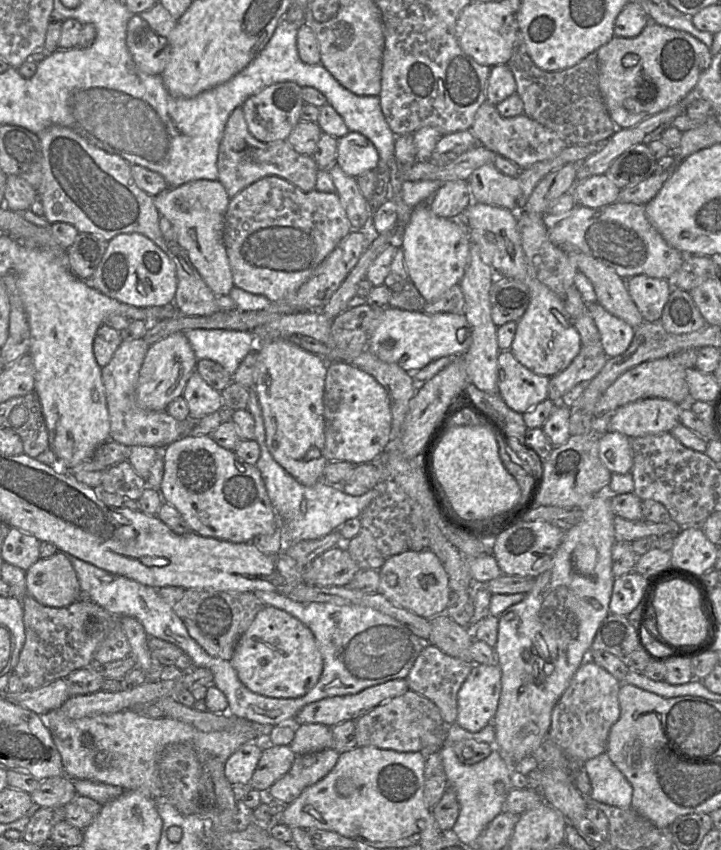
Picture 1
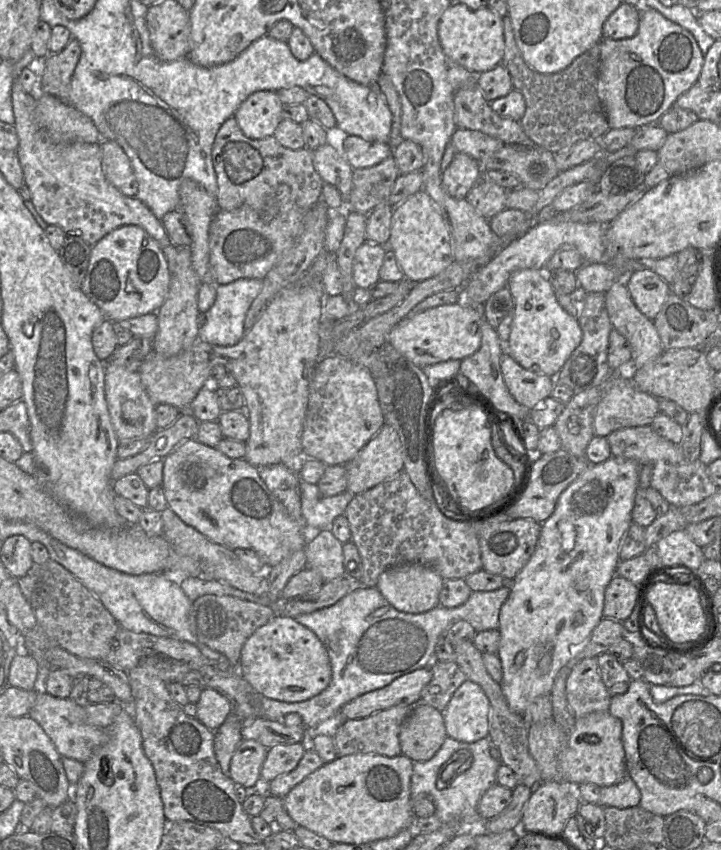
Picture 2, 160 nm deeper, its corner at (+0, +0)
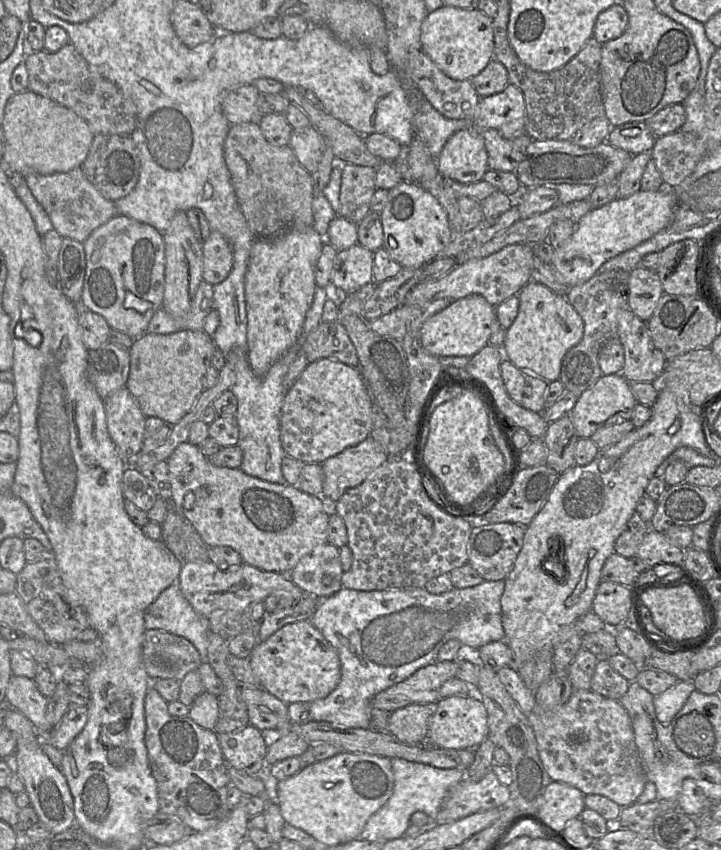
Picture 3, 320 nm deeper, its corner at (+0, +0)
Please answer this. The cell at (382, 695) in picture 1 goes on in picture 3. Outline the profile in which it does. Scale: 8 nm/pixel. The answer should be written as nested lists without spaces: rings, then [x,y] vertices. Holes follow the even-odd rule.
[[[435,661],[418,669],[404,681],[376,694],[371,700],[371,707],[393,712],[409,704],[435,706],[439,701],[441,686],[456,677],[456,671],[454,661]]]

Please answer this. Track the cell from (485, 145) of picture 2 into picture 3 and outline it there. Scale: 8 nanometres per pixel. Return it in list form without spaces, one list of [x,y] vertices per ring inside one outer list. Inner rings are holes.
[[[496,129],[479,130],[488,153],[488,168],[515,173],[526,157],[526,150],[532,138],[527,133],[522,133],[516,138],[506,139]]]

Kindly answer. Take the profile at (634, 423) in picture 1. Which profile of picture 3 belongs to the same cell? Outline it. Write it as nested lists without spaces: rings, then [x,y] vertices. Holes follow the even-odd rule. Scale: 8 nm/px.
[[[622,374],[602,375],[597,382],[577,397],[569,413],[579,438],[590,438],[598,429],[631,420],[637,401],[630,383]]]

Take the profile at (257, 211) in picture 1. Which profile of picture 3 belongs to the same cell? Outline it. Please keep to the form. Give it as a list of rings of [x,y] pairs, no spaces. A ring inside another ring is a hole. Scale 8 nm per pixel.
[[[211,231],[202,245],[203,271],[205,282],[213,286],[224,281],[233,266],[233,252],[225,237],[216,231]]]

